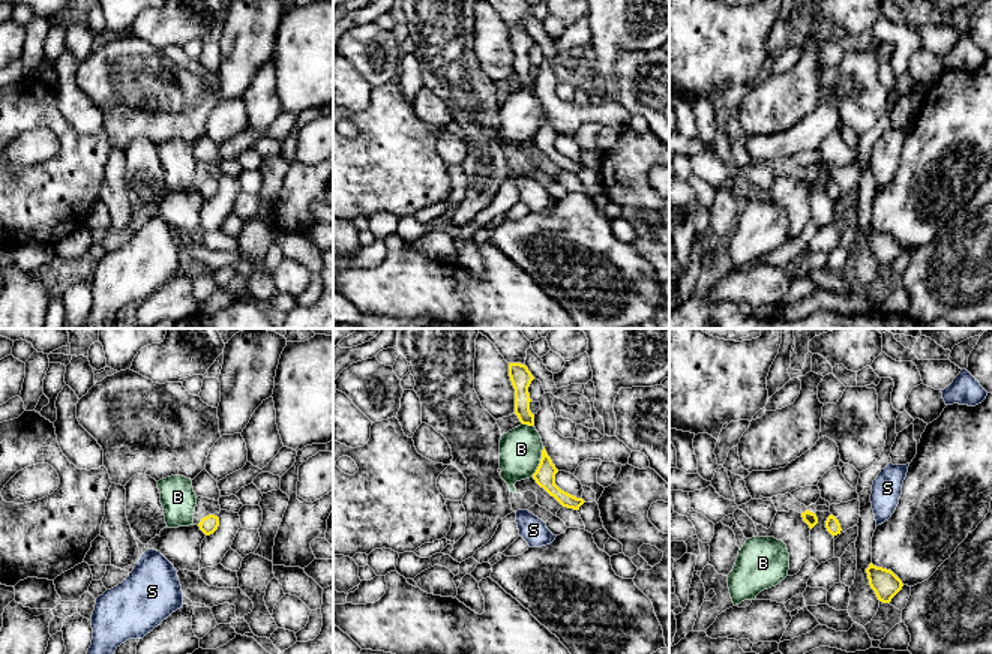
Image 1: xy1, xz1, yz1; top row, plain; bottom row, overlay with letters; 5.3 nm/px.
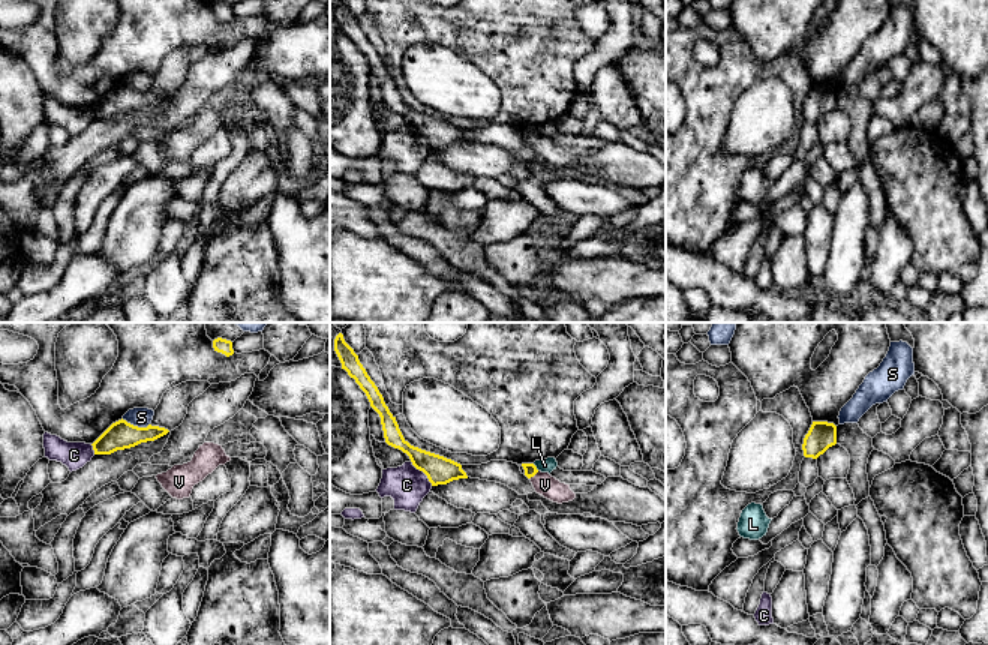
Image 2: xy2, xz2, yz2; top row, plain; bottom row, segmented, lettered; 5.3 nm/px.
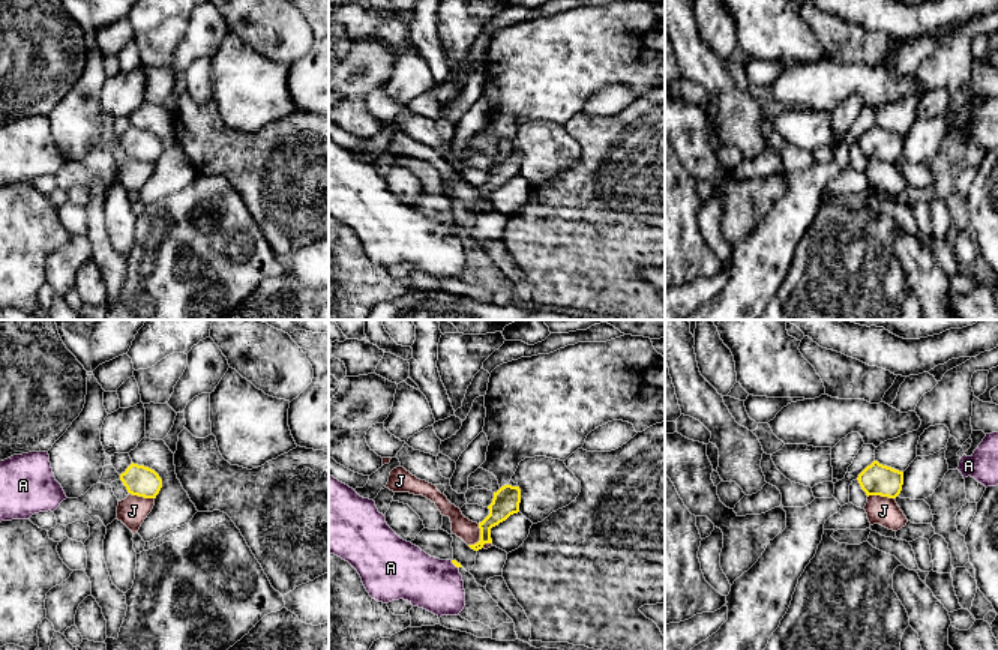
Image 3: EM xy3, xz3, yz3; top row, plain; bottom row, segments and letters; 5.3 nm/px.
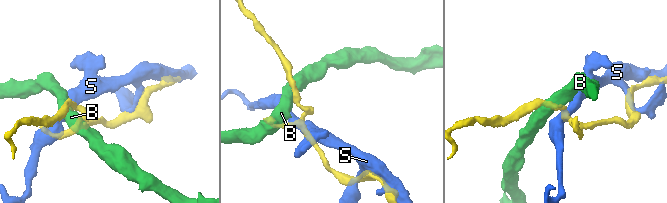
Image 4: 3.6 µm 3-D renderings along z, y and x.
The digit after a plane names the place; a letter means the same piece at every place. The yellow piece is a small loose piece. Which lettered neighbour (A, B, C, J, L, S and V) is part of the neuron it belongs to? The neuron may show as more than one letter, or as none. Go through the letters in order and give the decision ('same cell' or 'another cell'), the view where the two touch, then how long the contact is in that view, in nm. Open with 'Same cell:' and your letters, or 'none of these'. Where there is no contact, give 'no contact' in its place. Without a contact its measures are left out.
Same cell: A
A: same cell; contact in xz3; length 60 nm
B: another cell; contact in xz1; length 170 nm
C: another cell; contact in xz2; length 180 nm
J: another cell; contact in xz3; length 130 nm
L: another cell; contact in xz2; length 50 nm
S: another cell; contact in xy2; length 160 nm
V: another cell; contact in xz2; length 70 nm

